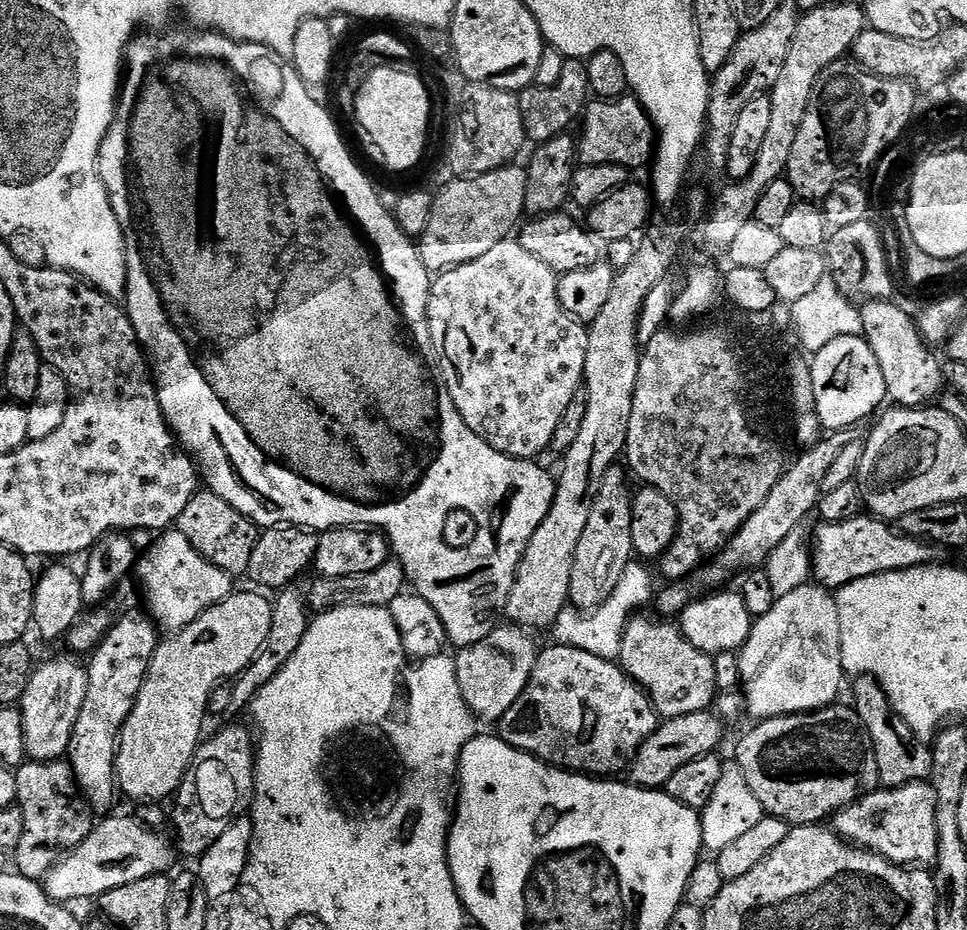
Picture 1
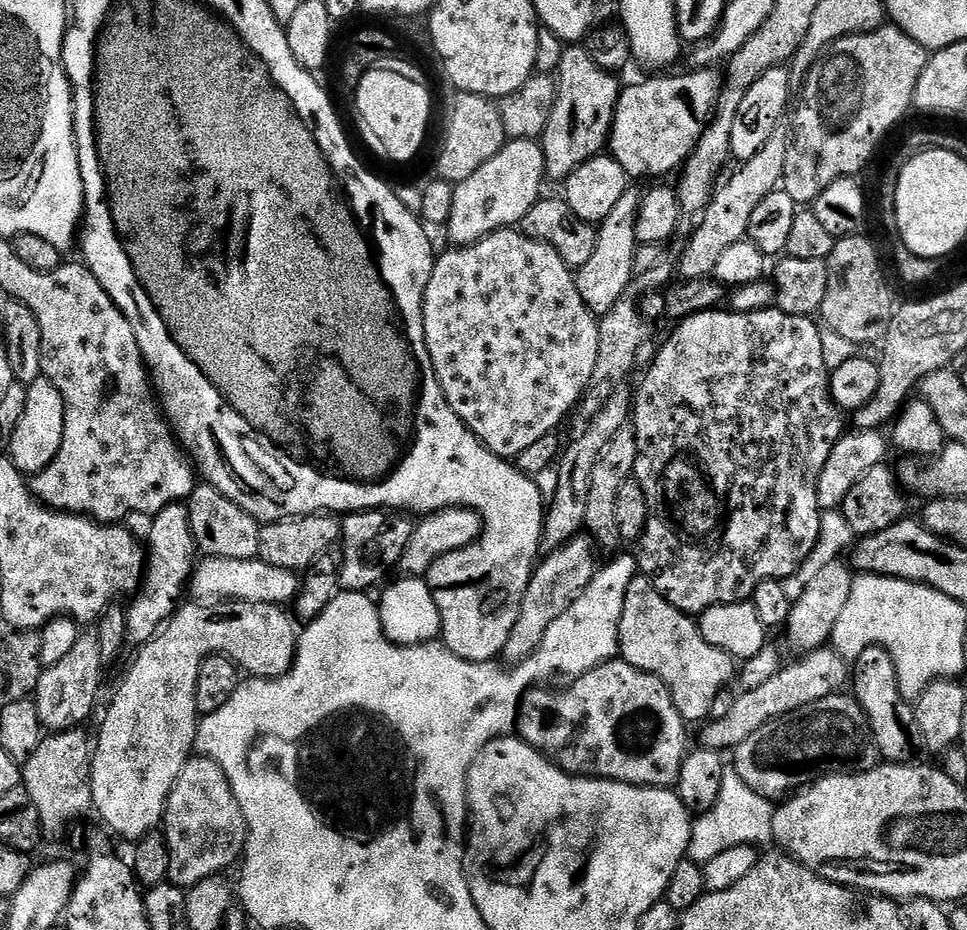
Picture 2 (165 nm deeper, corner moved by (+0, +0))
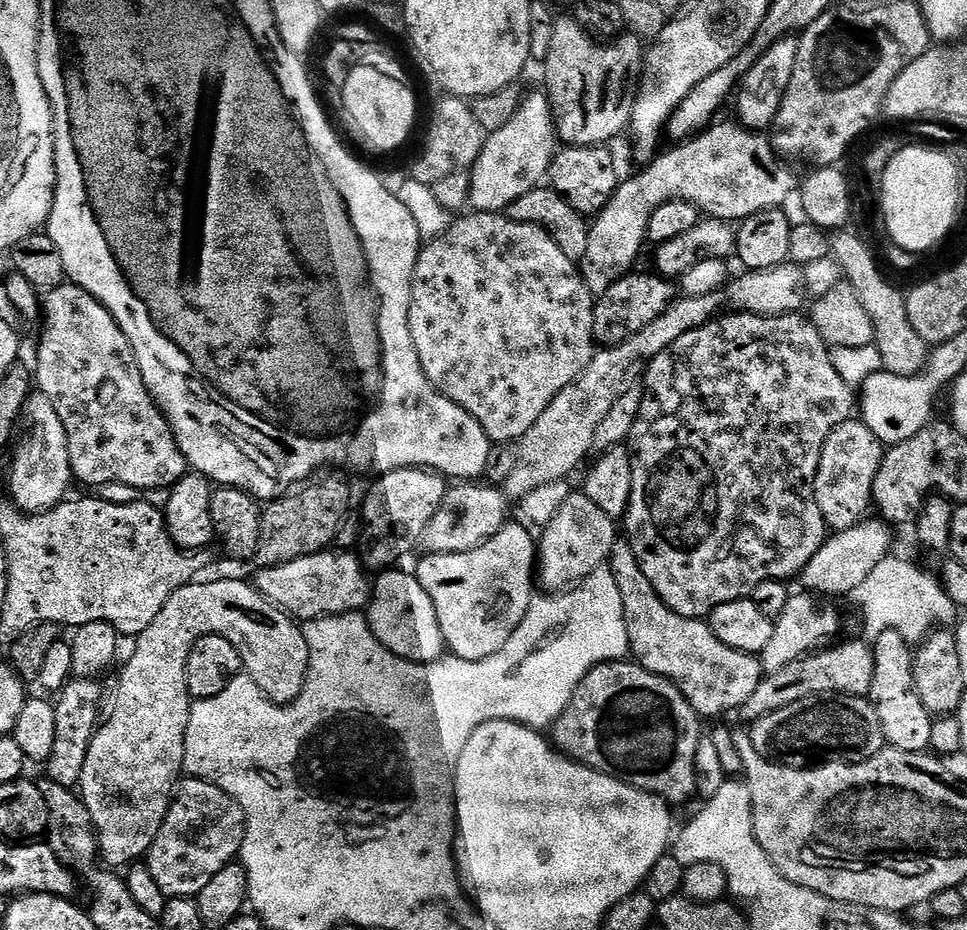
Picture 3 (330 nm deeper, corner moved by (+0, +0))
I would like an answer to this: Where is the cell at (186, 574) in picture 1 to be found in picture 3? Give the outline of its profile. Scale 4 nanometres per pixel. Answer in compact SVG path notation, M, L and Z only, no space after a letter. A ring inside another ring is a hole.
M325 550L315 552L306 558L294 558L294 562L286 562L278 566L260 568L257 571L254 586L265 598L276 607L287 612L289 616L300 622L321 620L324 616L343 616L356 614L367 609L370 603L370 576L359 555L355 551Z

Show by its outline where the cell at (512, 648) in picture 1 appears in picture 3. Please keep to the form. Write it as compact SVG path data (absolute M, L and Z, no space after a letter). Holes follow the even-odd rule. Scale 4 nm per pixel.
M576 490L566 498L554 518L538 536L538 584L541 589L559 594L579 585L590 574L605 567L612 559L612 551L618 539L617 521L594 506L583 491Z

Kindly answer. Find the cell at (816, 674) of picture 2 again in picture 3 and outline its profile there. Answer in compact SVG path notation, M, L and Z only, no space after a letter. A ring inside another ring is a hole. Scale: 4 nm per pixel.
M863 639L860 640L825 647L790 662L790 666L782 666L782 670L767 673L758 682L758 690L754 690L750 698L746 698L742 709L745 721L760 720L766 714L774 714L774 710L782 710L782 706L790 706L790 702L805 700L807 696L835 694L867 697L874 682L874 654L871 647ZM836 646L837 648L832 648Z

